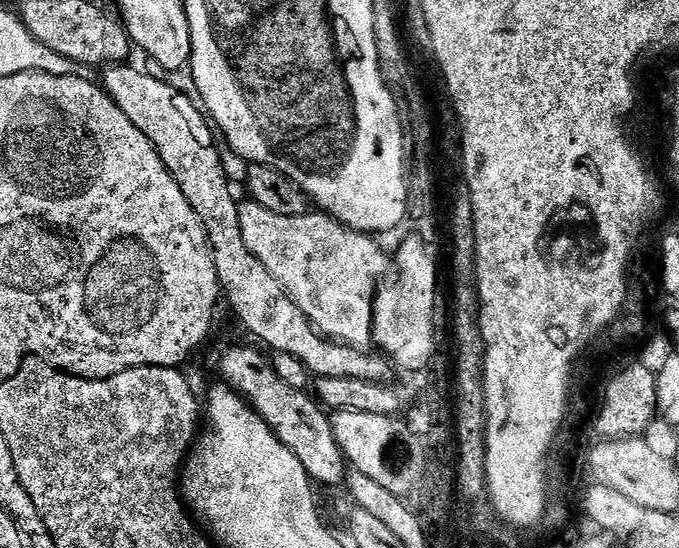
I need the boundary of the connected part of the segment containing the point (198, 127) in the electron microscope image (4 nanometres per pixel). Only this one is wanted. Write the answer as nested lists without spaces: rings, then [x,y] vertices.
[[[125,62],[105,67],[102,87],[116,103],[118,110],[122,110],[122,114],[126,114],[126,118],[130,118],[130,122],[134,122],[134,126],[138,126],[146,138],[150,138],[166,170],[170,170],[174,182],[178,182],[182,194],[186,194],[186,202],[190,202],[194,214],[198,214],[208,235],[223,299],[228,299],[241,326],[250,335],[257,336],[268,350],[298,358],[298,362],[302,362],[302,366],[306,366],[313,377],[387,381],[390,364],[383,355],[371,356],[371,351],[351,348],[321,336],[278,286],[278,282],[274,282],[262,262],[250,254],[242,238],[238,200],[232,197],[232,188],[223,172],[220,148],[212,141],[213,129],[205,113],[194,103],[193,97],[183,96],[174,85],[148,72],[139,72],[130,65]]]

